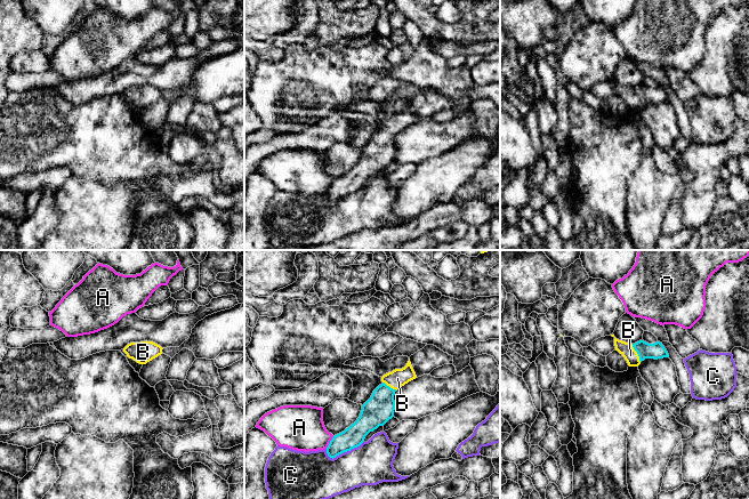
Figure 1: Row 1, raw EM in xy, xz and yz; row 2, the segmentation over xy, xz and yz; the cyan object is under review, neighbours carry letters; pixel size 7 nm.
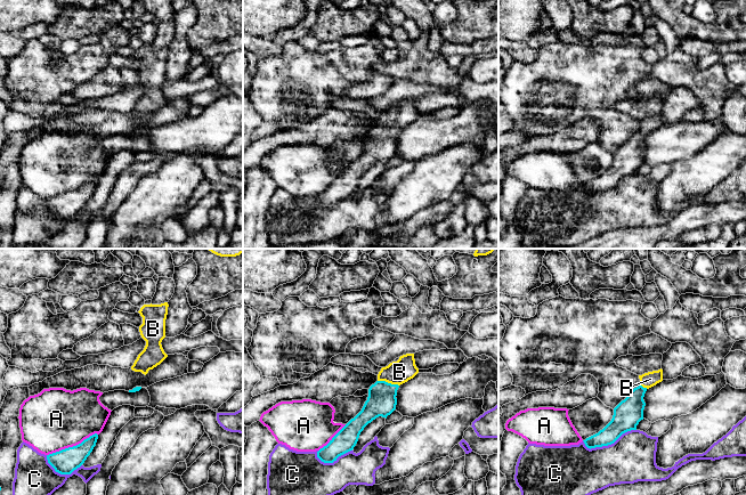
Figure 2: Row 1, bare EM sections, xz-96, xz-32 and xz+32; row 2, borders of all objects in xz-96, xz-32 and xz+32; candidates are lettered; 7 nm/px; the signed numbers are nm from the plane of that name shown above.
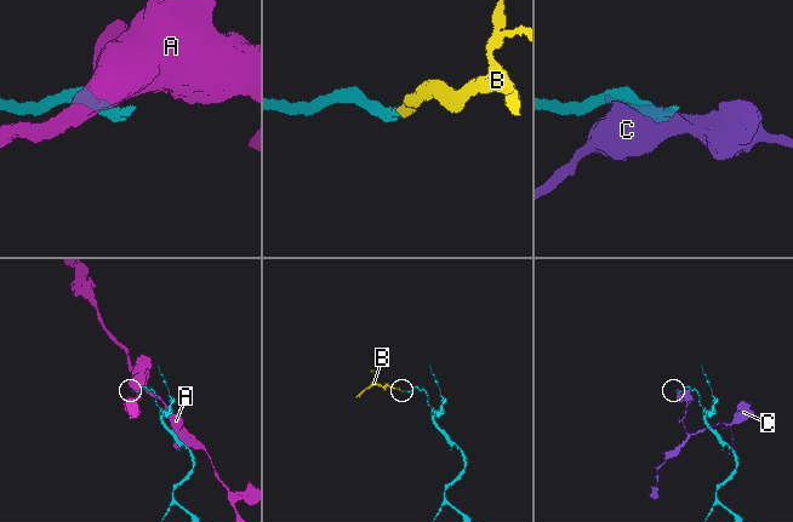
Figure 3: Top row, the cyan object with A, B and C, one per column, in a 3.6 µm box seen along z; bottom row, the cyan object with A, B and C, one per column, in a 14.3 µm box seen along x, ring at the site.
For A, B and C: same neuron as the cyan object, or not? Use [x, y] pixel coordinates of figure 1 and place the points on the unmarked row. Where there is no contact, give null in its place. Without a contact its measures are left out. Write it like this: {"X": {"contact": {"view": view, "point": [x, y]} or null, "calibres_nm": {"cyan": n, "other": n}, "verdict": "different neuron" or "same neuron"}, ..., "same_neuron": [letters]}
{"A": {"contact": {"view": "xz", "point": [330, 186]}, "calibres_nm": {"cyan": 150, "other": 320}, "verdict": "different neuron"}, "B": {"contact": {"view": "yz", "point": [637, 97]}, "calibres_nm": {"cyan": 120, "other": 100}, "verdict": "same neuron"}, "C": {"contact": {"view": "xz", "point": [344, 195]}, "calibres_nm": {"cyan": 150, "other": 320}, "verdict": "different neuron"}, "same_neuron": ["B"]}

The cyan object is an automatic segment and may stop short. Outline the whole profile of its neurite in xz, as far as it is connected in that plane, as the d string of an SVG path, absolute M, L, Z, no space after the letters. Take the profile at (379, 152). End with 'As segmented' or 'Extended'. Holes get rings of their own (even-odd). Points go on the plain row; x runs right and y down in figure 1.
M410 103L404 112L384 119L381 121L382 128L373 135L371 142L362 150L357 164L332 182L327 192L328 200L333 203L360 191L370 176L384 170L392 163L395 154L395 136L416 122Z. Extended

